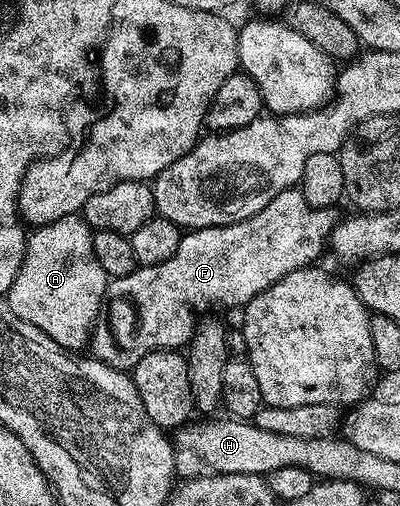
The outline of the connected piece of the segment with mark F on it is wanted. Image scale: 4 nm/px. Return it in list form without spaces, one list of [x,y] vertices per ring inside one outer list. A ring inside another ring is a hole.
[[[299,187],[283,189],[278,195],[274,195],[274,199],[270,199],[270,203],[266,203],[266,207],[262,207],[262,211],[258,211],[254,215],[250,215],[250,219],[242,219],[233,225],[215,225],[214,227],[206,227],[205,229],[193,229],[185,232],[178,243],[178,251],[174,251],[174,255],[170,255],[170,259],[166,259],[166,263],[158,263],[157,265],[141,265],[136,268],[133,273],[125,277],[113,277],[109,280],[108,289],[104,292],[104,307],[100,310],[99,317],[96,318],[96,324],[92,330],[90,338],[90,349],[93,349],[95,360],[104,361],[110,367],[131,371],[136,368],[136,364],[146,355],[158,353],[161,351],[180,351],[187,346],[192,340],[193,333],[198,328],[198,320],[196,316],[204,313],[208,308],[212,309],[236,309],[247,305],[250,299],[254,299],[262,291],[266,291],[266,287],[270,287],[274,283],[278,283],[286,275],[290,275],[290,271],[298,271],[299,269],[307,269],[315,266],[316,261],[323,255],[324,249],[326,253],[326,242],[329,240],[330,234],[334,228],[333,214],[326,209],[316,209],[302,195]]]

